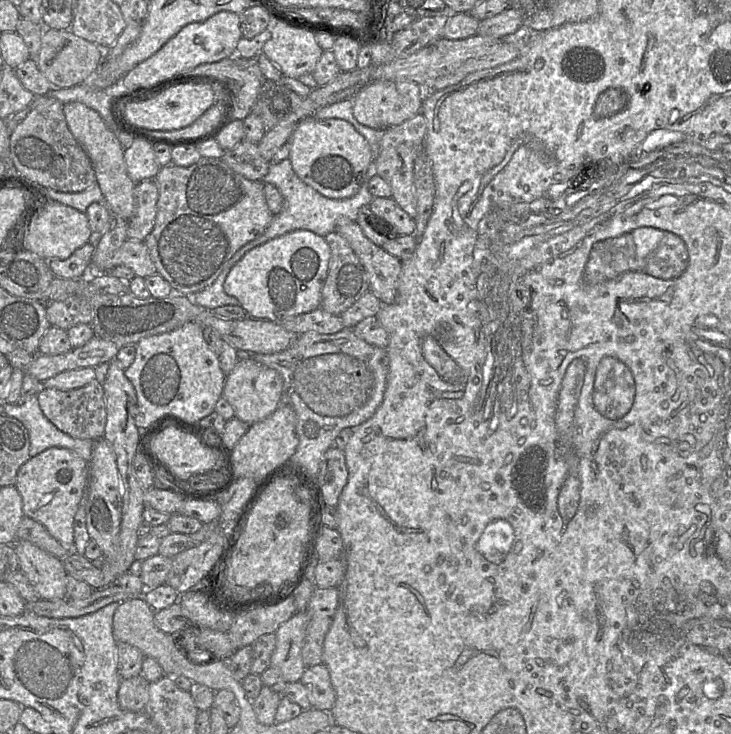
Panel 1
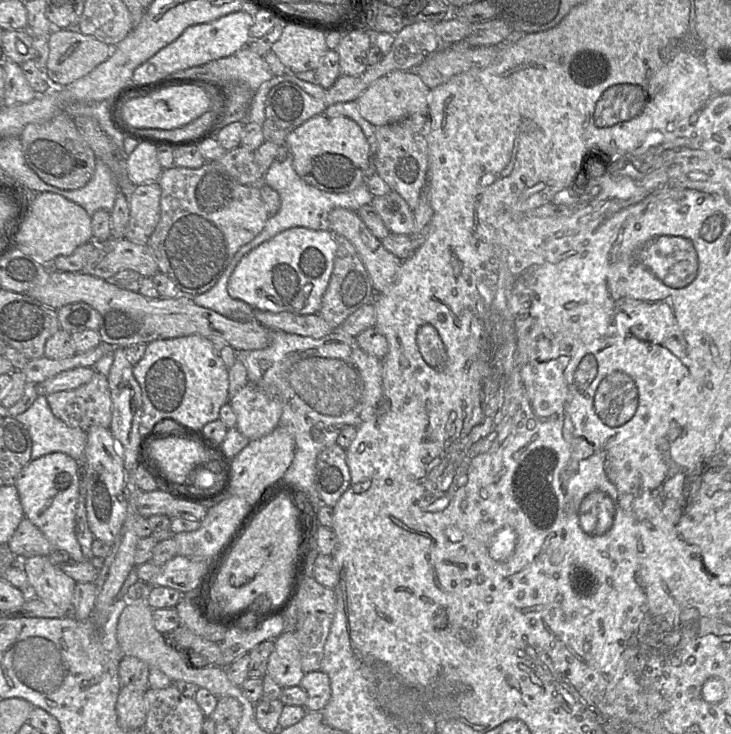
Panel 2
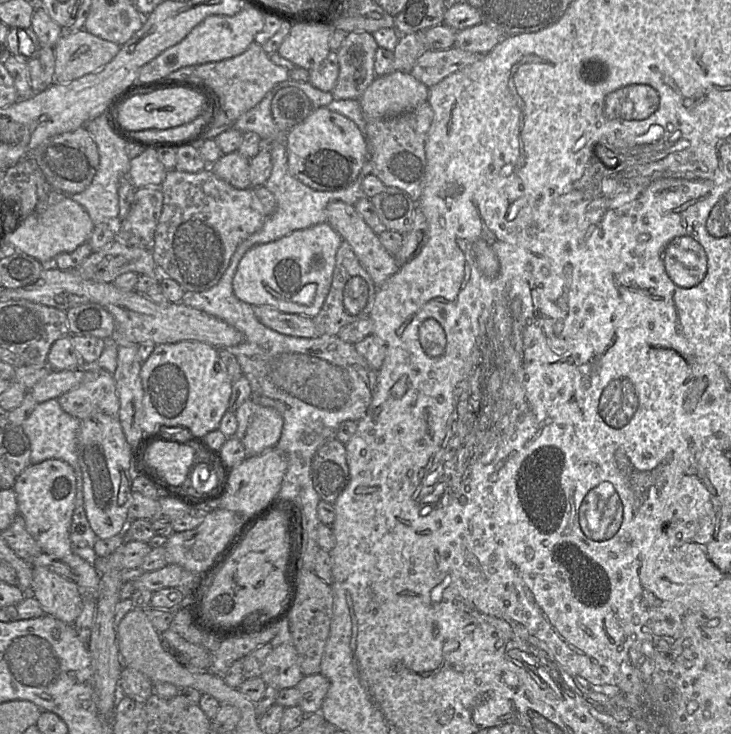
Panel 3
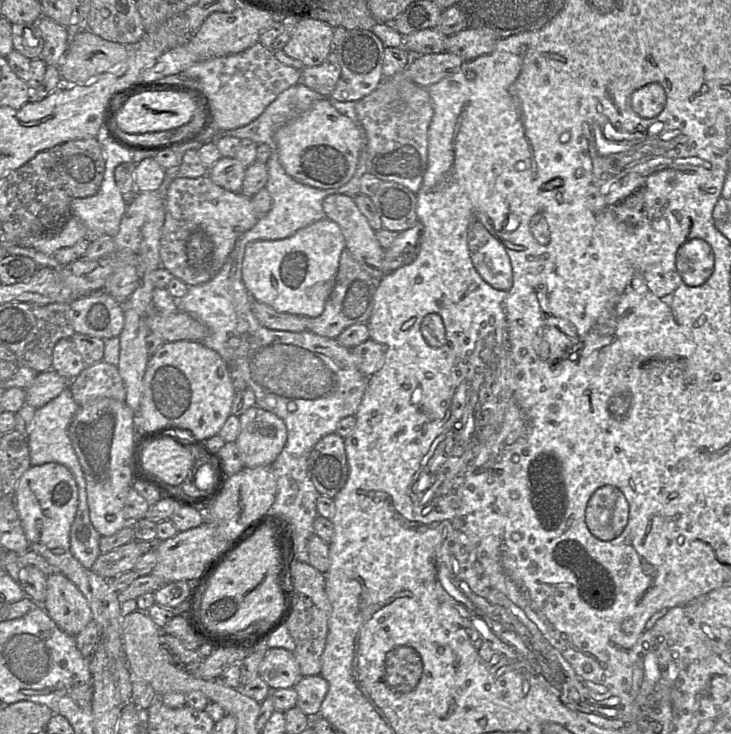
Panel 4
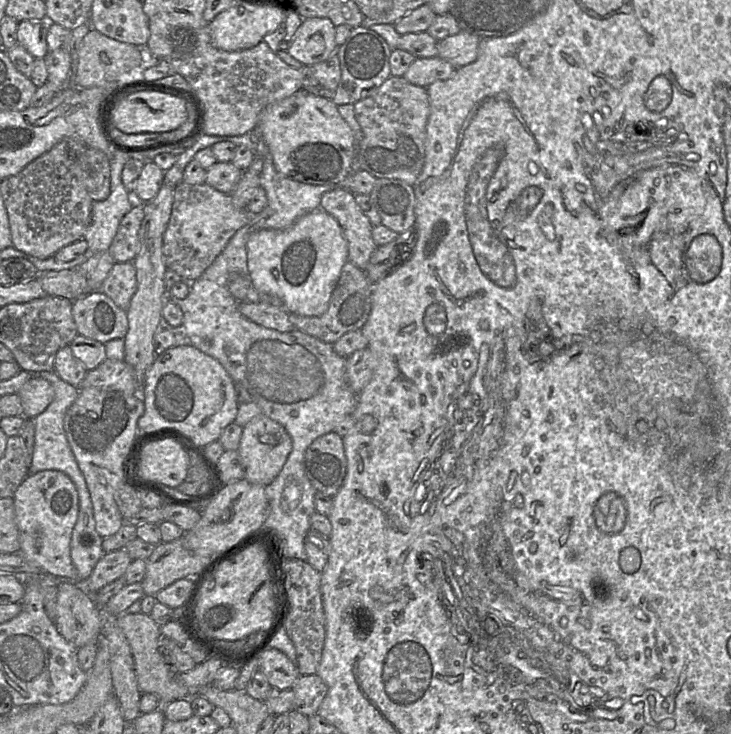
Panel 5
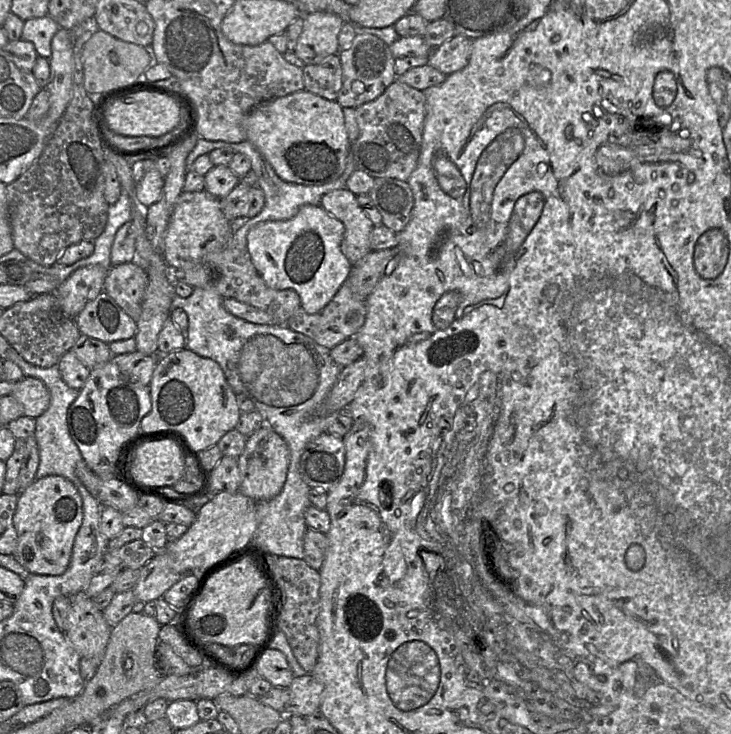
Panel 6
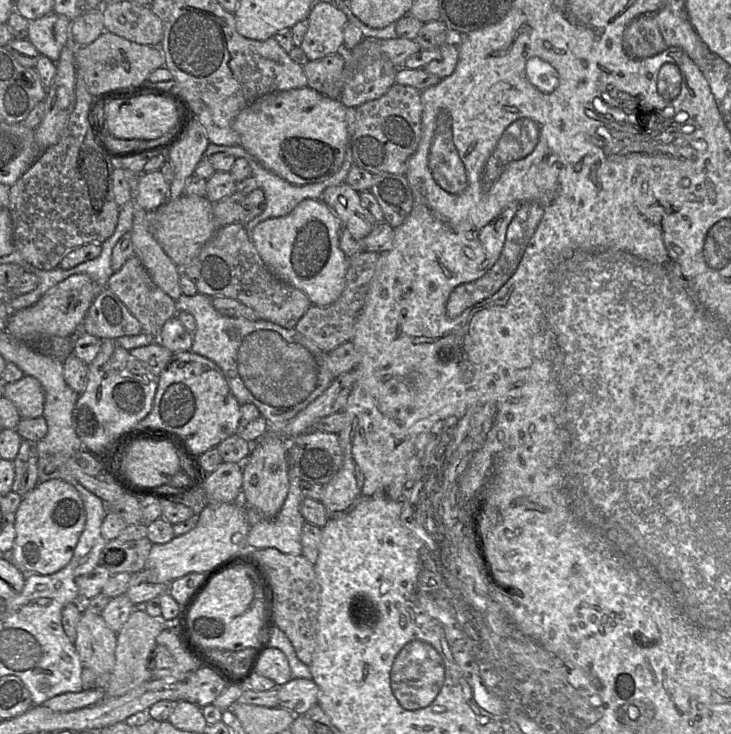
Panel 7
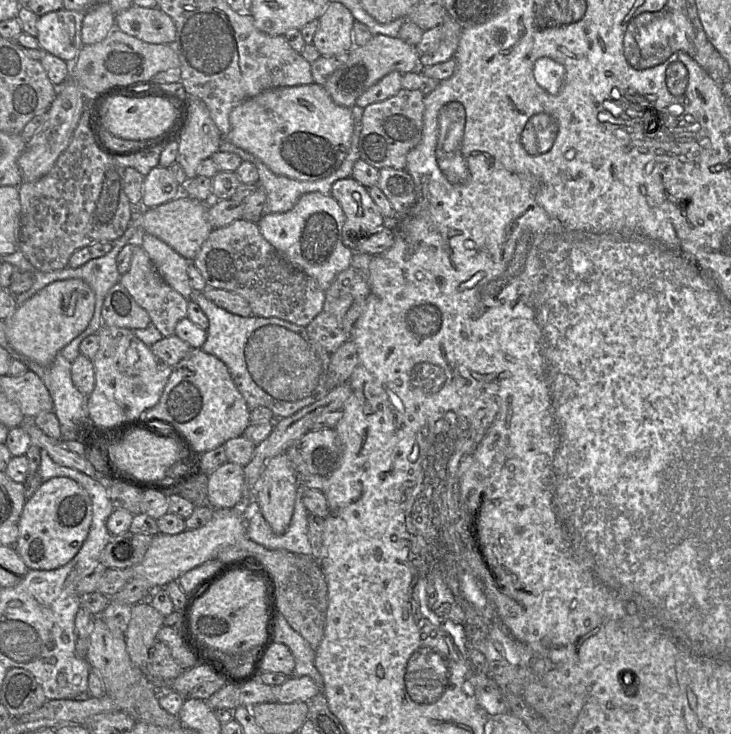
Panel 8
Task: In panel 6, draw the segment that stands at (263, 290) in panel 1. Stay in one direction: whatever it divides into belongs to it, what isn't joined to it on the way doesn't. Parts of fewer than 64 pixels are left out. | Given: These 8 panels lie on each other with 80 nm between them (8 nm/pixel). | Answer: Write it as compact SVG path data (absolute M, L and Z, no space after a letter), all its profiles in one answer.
M303 205L297 214L282 221L265 221L255 225L247 235L247 250L256 270L273 289L292 289L300 297L301 308L308 314L321 311L346 281L352 264L341 250L343 223L326 212L321 205Z

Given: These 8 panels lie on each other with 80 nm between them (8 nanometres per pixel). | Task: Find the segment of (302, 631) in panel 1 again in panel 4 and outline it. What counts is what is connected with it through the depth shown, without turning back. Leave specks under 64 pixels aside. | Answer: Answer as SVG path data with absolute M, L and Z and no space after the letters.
M284 648L266 650L259 676L271 690L293 688L301 678L294 654Z

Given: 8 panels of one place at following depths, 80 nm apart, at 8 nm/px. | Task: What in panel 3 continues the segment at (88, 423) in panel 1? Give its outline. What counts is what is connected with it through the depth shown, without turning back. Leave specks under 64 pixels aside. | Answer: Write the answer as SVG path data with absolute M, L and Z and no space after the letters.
M82 363L85 377L76 388L60 395L57 400L61 408L79 420L97 413L117 416L120 402L112 373L95 365Z

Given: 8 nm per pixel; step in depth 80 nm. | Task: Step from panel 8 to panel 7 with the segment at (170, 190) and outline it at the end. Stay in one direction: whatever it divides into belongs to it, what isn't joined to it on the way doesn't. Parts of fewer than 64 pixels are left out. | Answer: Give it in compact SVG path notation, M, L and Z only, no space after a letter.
M160 171L143 173L139 183L135 201L147 212L152 212L169 198L170 184Z

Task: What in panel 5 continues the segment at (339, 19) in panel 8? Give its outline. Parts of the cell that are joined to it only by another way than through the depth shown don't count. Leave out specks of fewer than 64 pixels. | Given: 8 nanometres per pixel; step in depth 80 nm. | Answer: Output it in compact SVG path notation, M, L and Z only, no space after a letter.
M328 18L303 19L287 52L304 66L323 62L337 50L335 30Z

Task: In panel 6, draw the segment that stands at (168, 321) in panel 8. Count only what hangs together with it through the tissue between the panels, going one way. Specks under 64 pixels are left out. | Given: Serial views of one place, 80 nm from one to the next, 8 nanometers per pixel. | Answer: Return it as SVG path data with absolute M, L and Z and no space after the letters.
M132 261L111 266L104 281L104 291L135 321L141 315L141 305L148 285L146 270L138 263Z

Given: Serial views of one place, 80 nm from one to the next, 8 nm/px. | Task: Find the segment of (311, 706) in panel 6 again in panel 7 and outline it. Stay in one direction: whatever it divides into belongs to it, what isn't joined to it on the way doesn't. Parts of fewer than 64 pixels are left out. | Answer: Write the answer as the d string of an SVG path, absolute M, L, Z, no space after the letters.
M292 678L278 687L279 707L303 716L318 703L318 686L312 679Z

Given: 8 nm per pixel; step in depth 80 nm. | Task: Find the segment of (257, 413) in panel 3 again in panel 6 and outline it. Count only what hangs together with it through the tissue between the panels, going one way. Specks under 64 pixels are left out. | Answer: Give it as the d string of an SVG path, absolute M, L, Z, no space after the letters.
M265 424L247 437L245 448L237 458L241 474L240 492L255 501L267 501L276 497L283 489L287 478L290 450L283 439Z

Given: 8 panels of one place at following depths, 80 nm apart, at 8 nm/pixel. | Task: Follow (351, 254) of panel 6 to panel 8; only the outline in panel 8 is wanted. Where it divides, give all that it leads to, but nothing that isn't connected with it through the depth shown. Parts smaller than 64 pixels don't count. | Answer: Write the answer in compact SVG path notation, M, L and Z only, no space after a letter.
M353 178L337 180L330 195L339 203L345 215L341 239L345 247L357 249L358 242L387 224L368 190Z

